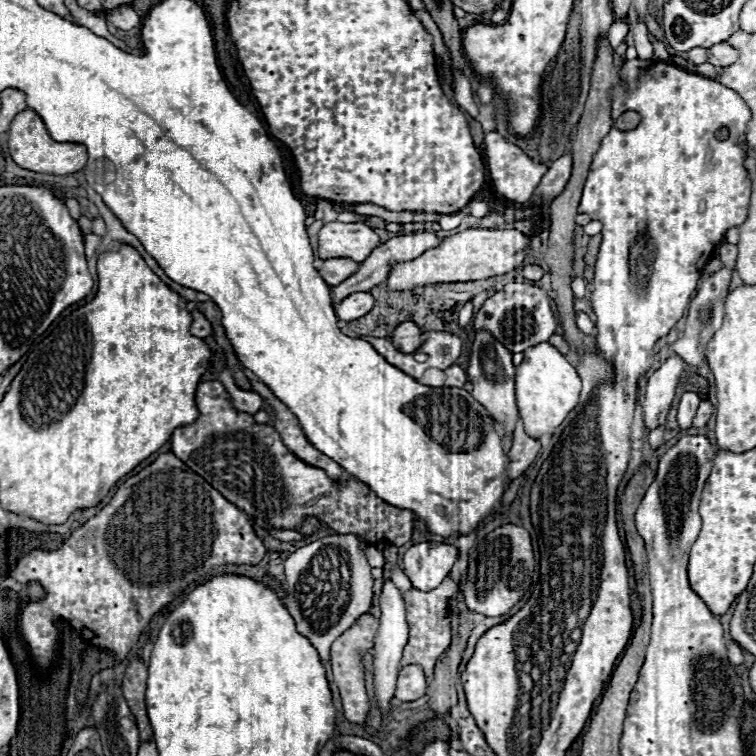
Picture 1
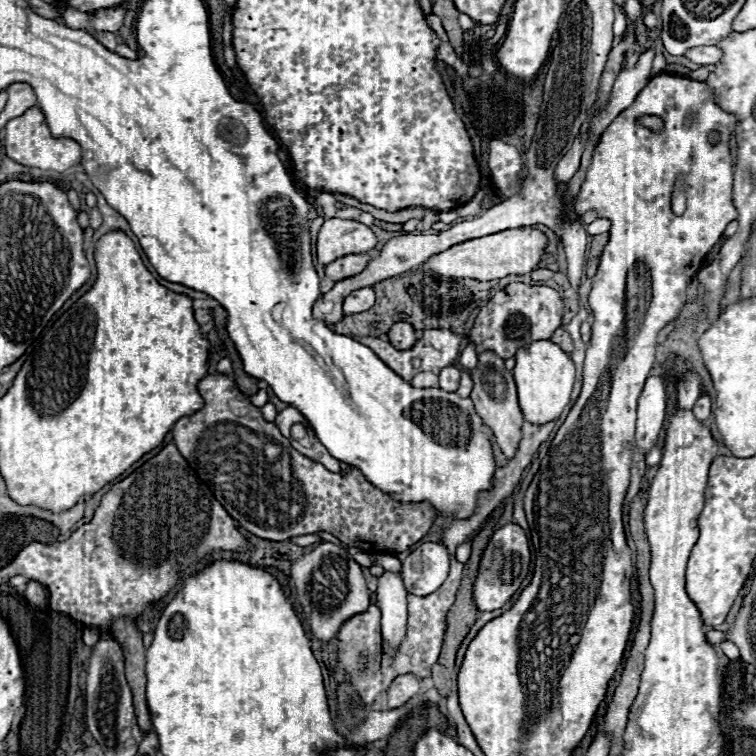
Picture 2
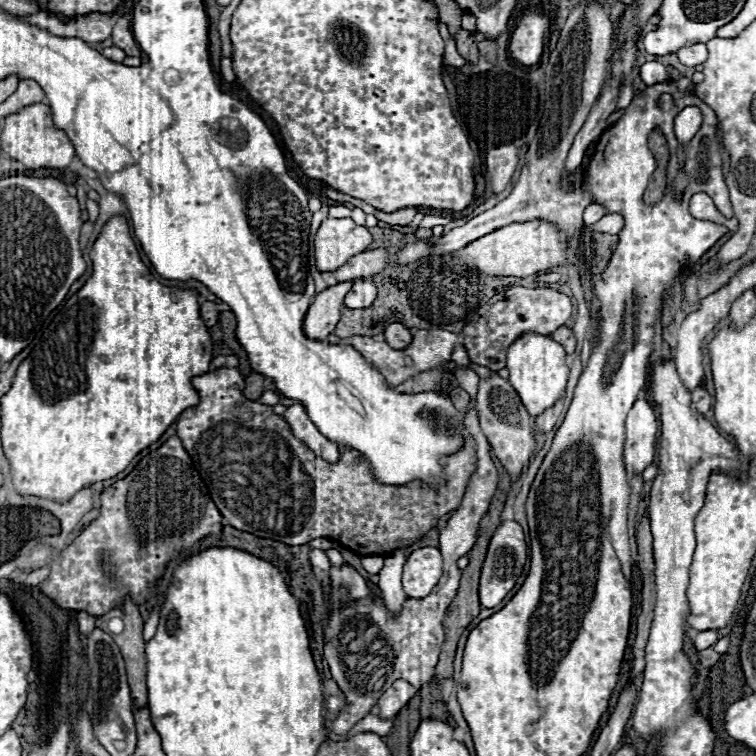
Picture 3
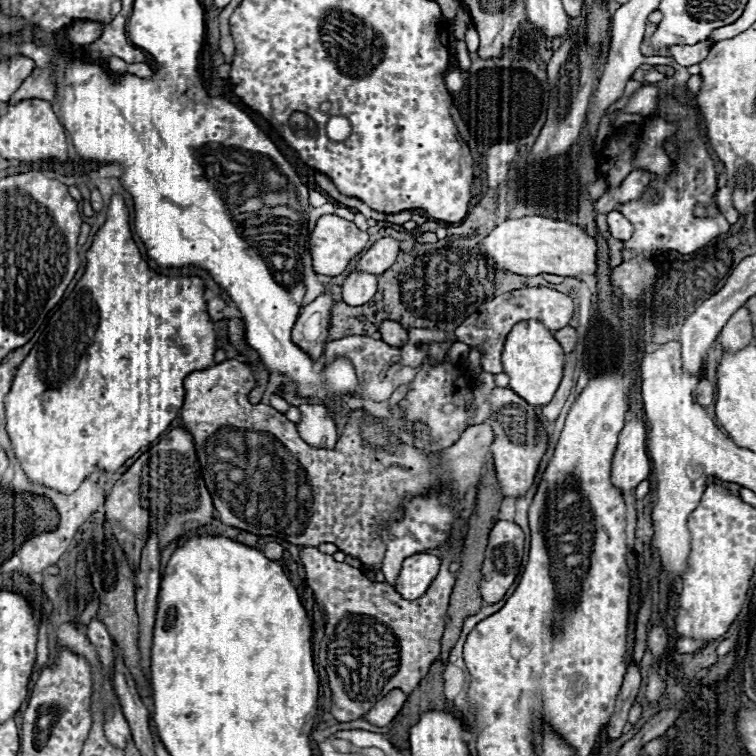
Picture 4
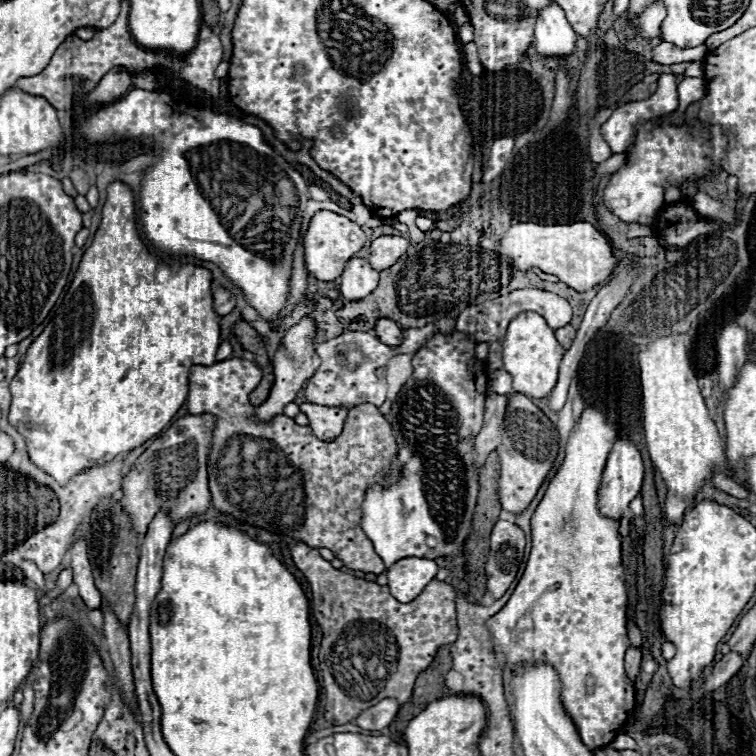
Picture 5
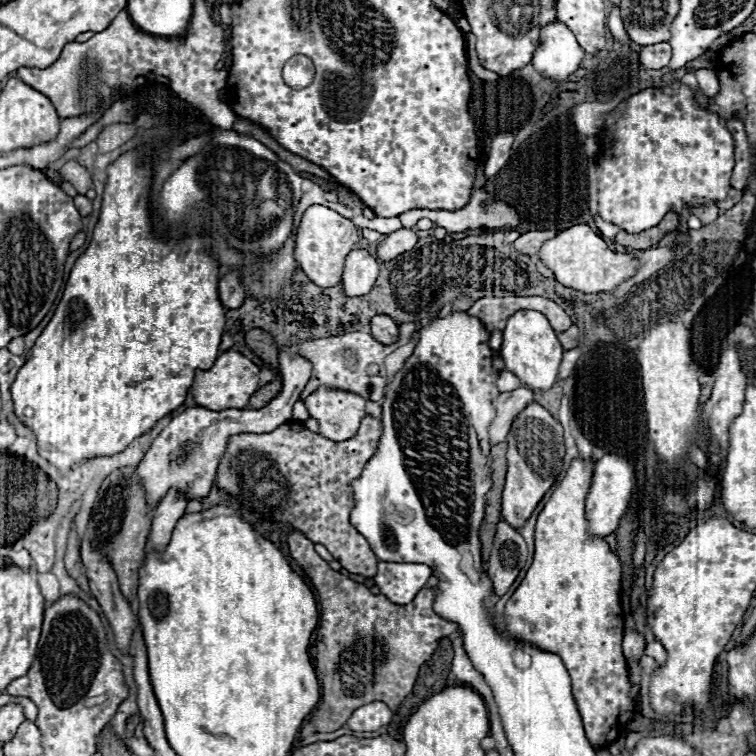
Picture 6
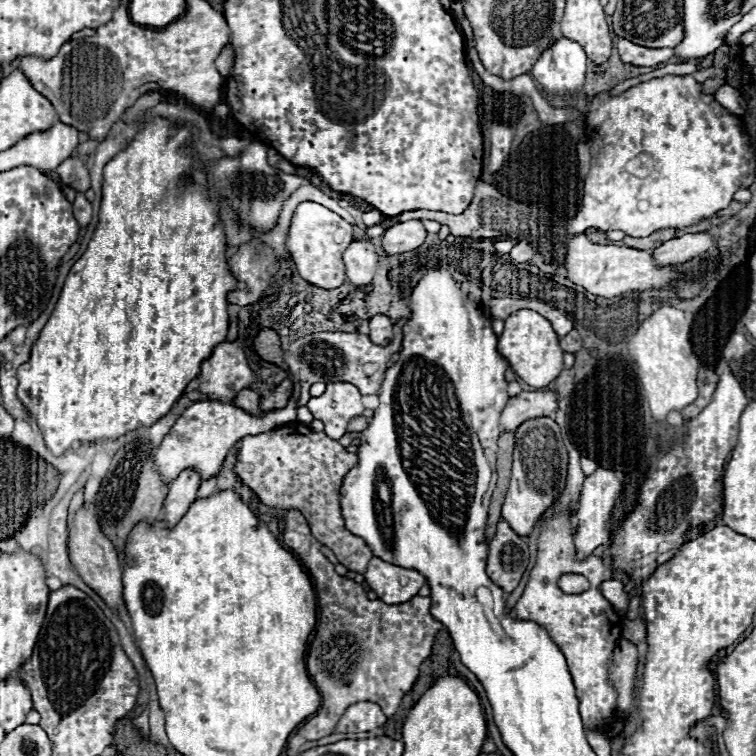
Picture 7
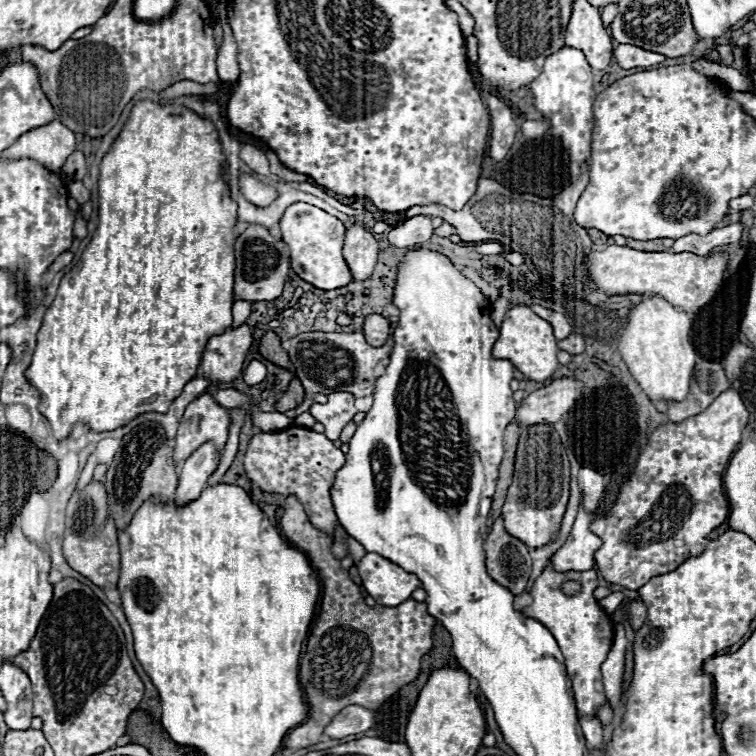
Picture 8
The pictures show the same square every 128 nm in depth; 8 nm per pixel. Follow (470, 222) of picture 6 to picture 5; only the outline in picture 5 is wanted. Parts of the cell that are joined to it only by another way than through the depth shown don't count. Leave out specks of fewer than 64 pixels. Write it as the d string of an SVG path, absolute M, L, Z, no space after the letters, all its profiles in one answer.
M404 210L400 212L396 218L398 222L406 224L408 226L408 232L410 232L410 242L414 242L414 218L420 214L420 210Z

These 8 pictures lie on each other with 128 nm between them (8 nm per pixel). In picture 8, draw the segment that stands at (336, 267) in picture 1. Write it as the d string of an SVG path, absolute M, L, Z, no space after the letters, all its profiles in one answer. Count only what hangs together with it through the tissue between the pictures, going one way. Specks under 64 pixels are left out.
M414 216L414 218L408 218L404 224L396 226L394 230L388 232L388 240L392 246L396 248L414 248L416 244L422 244L426 240L430 240L434 228L432 228L432 218L430 216Z

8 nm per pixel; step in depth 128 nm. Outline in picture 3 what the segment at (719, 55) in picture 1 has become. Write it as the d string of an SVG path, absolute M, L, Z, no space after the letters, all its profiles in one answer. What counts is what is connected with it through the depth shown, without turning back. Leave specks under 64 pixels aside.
M694 44L694 46L688 46L688 48L680 48L676 52L678 60L684 64L684 66L698 66L698 64L704 64L704 60L708 58L708 52L706 52L706 44Z

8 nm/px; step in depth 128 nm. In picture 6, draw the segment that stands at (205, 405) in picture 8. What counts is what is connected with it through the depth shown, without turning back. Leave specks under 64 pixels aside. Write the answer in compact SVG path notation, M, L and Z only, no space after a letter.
M280 352L282 390L276 396L276 400L272 400L272 404L254 412L238 410L238 408L214 412L204 406L194 406L194 408L186 408L180 416L176 416L152 442L150 450L138 464L138 476L140 476L140 482L144 484L144 490L148 492L148 502L152 504L152 508L172 486L178 486L182 492L186 492L188 500L206 498L216 480L216 470L218 470L220 458L226 452L230 436L242 434L242 432L252 432L252 434L272 432L278 426L290 422L292 406L300 398L300 392L304 390L306 382L310 380L310 372L312 372L312 364L308 364L308 360L300 356L292 360L286 352Z

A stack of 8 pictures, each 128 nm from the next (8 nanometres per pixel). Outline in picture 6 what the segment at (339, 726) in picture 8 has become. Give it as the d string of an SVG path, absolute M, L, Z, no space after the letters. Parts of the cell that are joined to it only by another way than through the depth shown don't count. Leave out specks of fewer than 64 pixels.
M370 702L354 710L354 714L348 718L346 726L354 732L376 732L382 726L388 726L392 720L392 712L384 702Z

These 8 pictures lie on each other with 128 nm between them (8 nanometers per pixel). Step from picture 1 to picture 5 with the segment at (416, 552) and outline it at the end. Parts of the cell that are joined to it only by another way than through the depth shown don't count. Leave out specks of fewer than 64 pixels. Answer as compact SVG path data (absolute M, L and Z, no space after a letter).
M402 558L386 570L390 594L398 602L412 602L434 580L438 564L424 558Z

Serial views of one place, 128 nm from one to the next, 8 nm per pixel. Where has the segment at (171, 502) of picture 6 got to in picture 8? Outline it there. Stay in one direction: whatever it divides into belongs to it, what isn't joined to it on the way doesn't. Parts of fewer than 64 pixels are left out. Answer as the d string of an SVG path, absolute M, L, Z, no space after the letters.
M206 442L196 448L180 470L180 482L174 496L176 504L186 504L188 500L196 500L200 492L206 488L208 478L220 464L220 452L216 450L214 442Z

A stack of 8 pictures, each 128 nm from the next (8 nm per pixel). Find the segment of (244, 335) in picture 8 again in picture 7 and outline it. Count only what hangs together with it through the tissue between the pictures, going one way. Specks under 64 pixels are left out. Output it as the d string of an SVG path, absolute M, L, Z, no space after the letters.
M238 340L220 342L212 350L210 358L202 362L198 390L210 400L232 402L240 390L254 382L254 378L256 376L248 366L242 344Z

